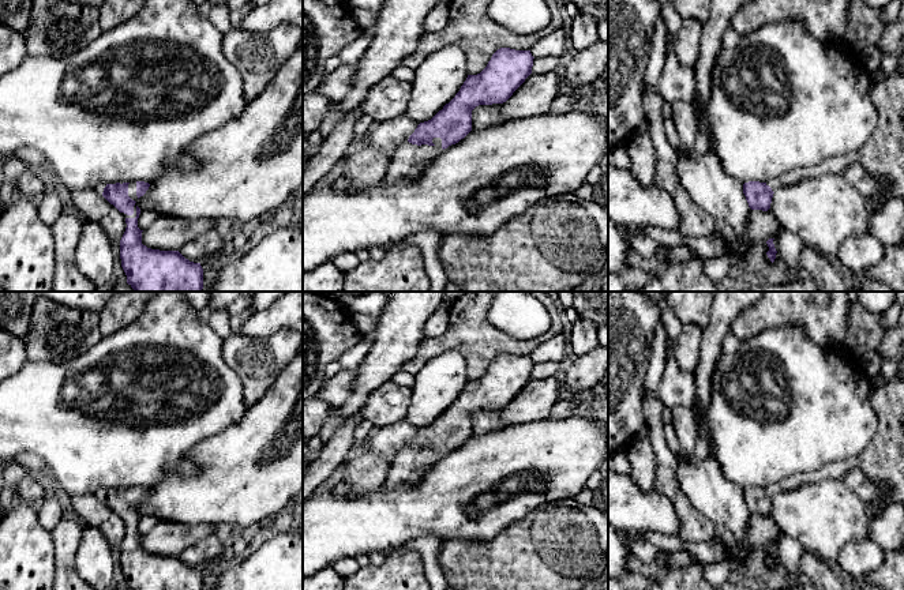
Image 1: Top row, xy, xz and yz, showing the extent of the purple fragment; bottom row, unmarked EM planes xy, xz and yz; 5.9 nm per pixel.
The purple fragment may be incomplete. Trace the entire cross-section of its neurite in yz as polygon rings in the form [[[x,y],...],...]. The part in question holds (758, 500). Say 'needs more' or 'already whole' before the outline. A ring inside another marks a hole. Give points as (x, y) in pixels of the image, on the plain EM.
needs more; [[[904,377],[874,388],[869,402],[877,416],[878,428],[873,440],[859,455],[828,463],[815,471],[796,473],[766,488],[744,488],[743,499],[749,512],[768,516],[773,499],[780,492],[828,478],[841,478],[851,469],[860,469],[871,481],[889,488],[885,497],[867,504],[870,522],[889,504],[904,506]]]

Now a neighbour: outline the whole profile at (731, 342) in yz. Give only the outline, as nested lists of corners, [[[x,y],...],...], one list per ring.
[[[732,332],[723,339],[723,353],[732,354],[738,350],[740,339]]]

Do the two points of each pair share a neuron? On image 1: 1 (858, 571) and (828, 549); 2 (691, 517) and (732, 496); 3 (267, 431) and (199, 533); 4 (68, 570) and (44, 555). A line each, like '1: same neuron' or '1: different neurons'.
1: different neurons
2: different neurons
3: different neurons
4: different neurons

